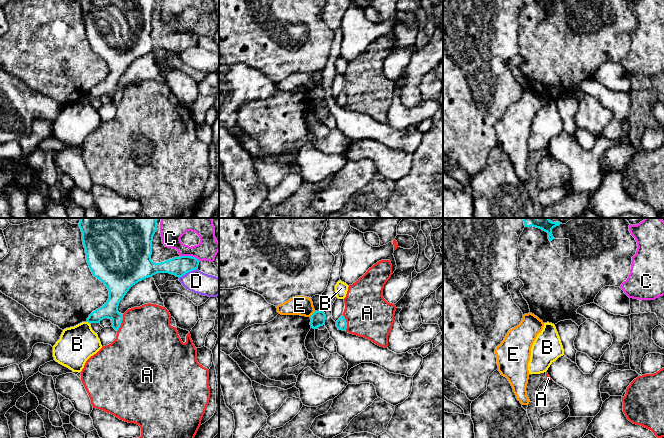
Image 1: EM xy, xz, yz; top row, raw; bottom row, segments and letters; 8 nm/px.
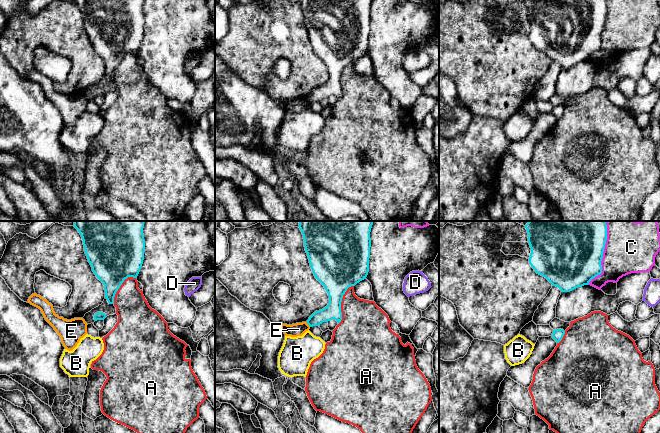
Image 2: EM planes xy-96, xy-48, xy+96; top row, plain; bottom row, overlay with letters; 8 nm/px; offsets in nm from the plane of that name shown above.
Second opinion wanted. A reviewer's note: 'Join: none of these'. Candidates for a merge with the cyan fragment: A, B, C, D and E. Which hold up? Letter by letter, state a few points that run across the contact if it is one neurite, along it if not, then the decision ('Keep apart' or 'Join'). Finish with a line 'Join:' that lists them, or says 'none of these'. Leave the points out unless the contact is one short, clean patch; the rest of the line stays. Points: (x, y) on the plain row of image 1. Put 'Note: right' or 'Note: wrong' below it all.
A: Keep apart
B: Keep apart
C: Keep apart
D: Line: xy (196, 44), (186, 48), (179, 54). Keep apart
E: Line: xz (315, 87), (309, 92). Keep apart
Join: none of these
Note: right

